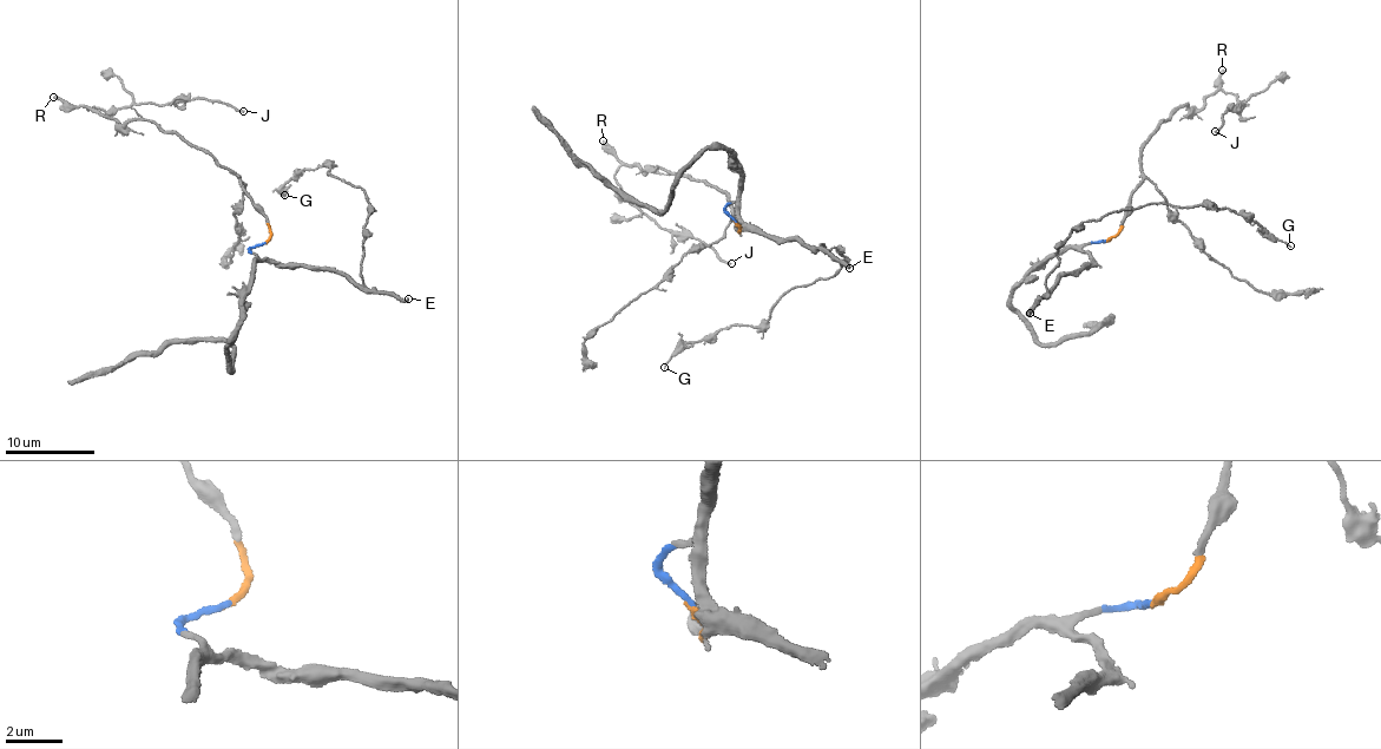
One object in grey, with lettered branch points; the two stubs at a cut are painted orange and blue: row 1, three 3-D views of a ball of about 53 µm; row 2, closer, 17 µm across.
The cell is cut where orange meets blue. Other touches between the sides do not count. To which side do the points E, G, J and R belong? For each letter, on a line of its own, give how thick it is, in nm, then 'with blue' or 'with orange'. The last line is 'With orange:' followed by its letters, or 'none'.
E: 320 nm thick; with blue
G: 140 nm thick; with blue
J: 170 nm thick; with orange
R: 240 nm thick; with orange
With orange: J, R

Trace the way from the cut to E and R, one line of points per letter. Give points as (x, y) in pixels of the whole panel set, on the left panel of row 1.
E: (264, 243), (250, 249), (257, 258), (346, 274), (362, 287), (408, 297)
R: (264, 243), (270, 237), (268, 219), (239, 177), (209, 153), (149, 120), (130, 118), (119, 123), (52, 97)

